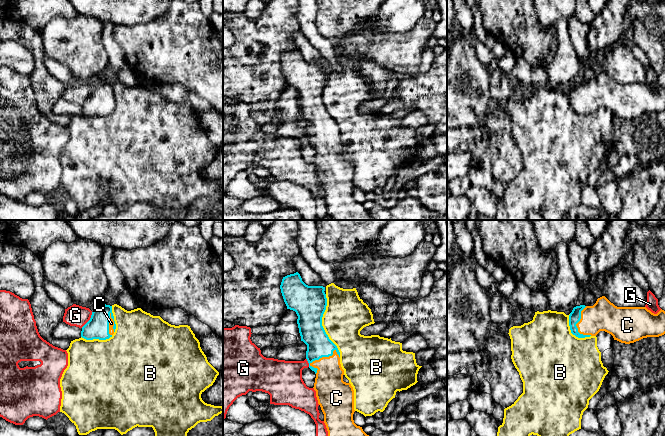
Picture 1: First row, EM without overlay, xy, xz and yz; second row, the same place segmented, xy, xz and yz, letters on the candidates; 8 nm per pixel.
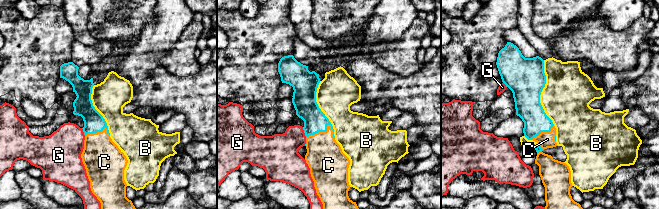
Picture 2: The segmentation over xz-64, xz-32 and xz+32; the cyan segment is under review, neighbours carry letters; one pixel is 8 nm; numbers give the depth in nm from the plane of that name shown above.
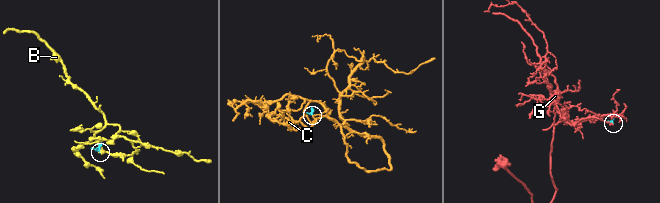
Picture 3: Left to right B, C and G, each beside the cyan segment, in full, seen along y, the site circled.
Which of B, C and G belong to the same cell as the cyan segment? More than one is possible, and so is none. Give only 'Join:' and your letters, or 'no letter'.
Join: C

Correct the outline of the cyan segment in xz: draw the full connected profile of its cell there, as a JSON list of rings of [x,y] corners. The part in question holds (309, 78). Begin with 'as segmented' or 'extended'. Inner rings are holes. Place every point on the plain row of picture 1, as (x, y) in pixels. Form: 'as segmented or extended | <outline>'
extended | [[[296,48],[283,53],[280,65],[287,85],[295,87],[298,92],[301,117],[307,121],[306,135],[309,144],[316,150],[313,164],[324,190],[328,214],[335,220],[374,220],[362,203],[354,199],[354,166],[350,159],[343,157],[344,146],[340,140],[340,128],[322,102],[322,93],[327,82],[325,63],[306,61]]]

